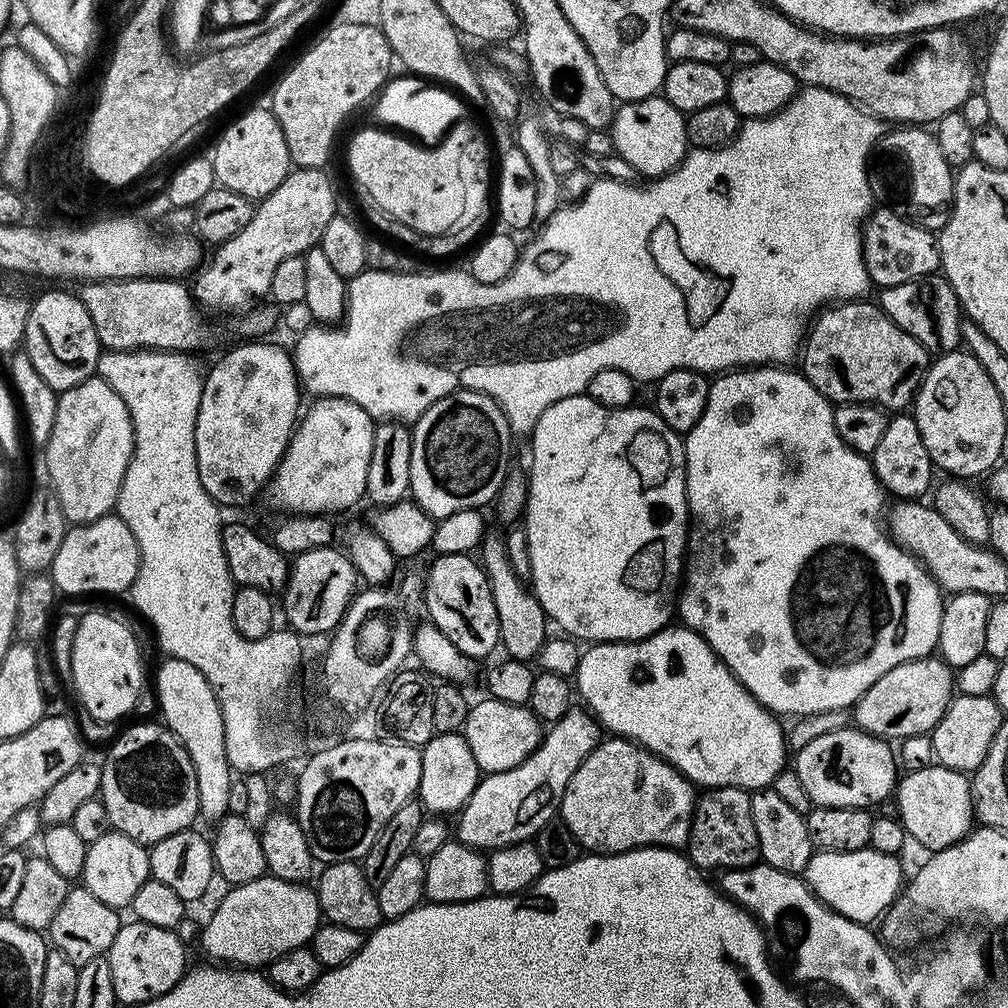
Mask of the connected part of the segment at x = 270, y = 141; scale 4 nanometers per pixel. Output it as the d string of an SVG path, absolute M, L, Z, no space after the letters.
M267 107L252 108L249 112L244 112L224 133L220 136L220 141L216 144L216 153L211 153L210 159L216 179L223 187L234 190L238 194L248 197L249 200L256 202L261 198L269 196L282 181L292 171L294 165L290 158L290 150L286 144L286 134L282 132L282 126L276 115Z

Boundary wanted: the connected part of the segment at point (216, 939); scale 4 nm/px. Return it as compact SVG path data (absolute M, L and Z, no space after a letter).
M265 874L254 882L229 887L227 891L200 932L200 948L212 959L209 961L219 962L224 966L260 970L274 963L288 951L305 947L322 924L319 900L307 883L295 884Z

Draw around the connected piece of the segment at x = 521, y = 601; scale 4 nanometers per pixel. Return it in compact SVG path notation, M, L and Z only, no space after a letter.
M489 535L483 541L479 552L481 556L479 556L479 559L482 561L484 573L488 575L488 585L492 587L494 606L498 610L498 626L500 627L502 648L508 651L505 653L513 660L528 662L539 657L540 648L544 645L546 639L546 633L544 633L546 613L543 604L518 578L518 574L514 574L514 566L510 566L510 558L506 554L499 535L497 537Z

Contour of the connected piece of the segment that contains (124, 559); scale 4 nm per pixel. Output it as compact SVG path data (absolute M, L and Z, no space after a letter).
M109 514L89 524L69 527L50 567L52 583L61 593L80 596L83 592L124 592L131 589L140 569L138 542L122 522L122 518Z

